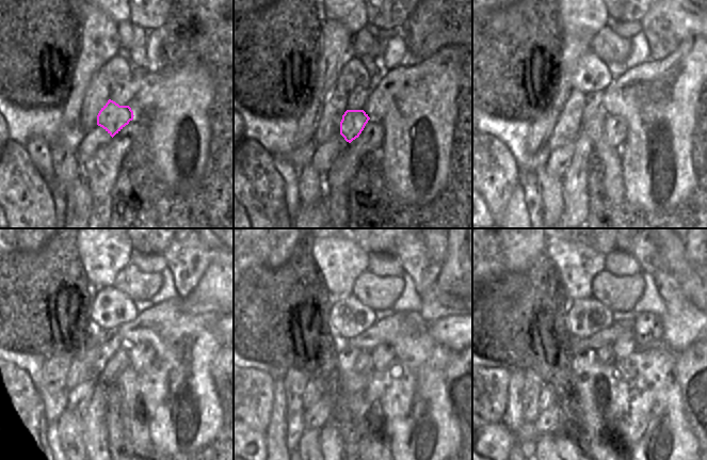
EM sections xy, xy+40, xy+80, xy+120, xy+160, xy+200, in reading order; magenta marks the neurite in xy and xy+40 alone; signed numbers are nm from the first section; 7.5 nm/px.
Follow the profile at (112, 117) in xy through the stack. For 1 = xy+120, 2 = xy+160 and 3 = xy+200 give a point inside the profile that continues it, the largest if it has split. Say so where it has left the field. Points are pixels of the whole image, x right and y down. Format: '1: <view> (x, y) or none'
1: xy+120 (117, 371)
2: xy+160 (372, 445)
3: xy+200 (601, 445)

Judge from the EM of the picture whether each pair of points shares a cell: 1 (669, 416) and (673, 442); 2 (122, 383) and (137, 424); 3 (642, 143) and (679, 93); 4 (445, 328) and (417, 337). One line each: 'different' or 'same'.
1: same
2: same
3: same
4: different

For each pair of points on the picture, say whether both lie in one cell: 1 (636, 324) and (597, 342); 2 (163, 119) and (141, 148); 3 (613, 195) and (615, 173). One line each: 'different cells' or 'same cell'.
1: same cell
2: different cells
3: same cell

